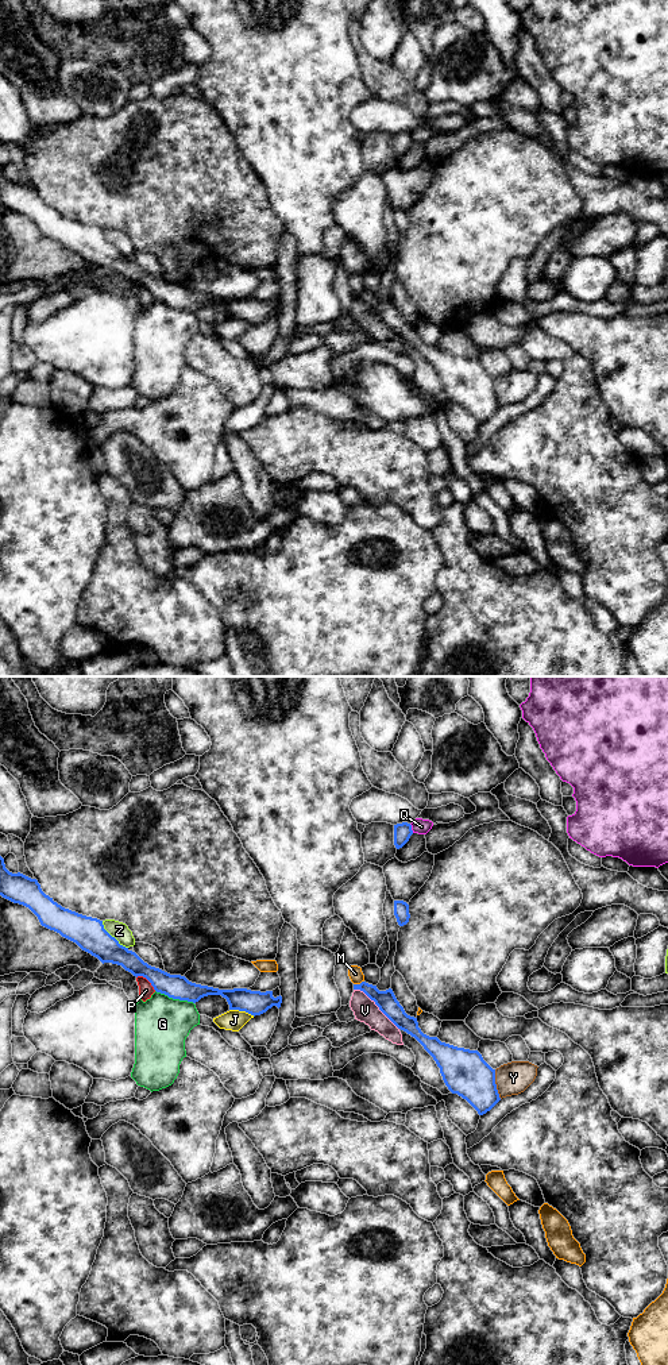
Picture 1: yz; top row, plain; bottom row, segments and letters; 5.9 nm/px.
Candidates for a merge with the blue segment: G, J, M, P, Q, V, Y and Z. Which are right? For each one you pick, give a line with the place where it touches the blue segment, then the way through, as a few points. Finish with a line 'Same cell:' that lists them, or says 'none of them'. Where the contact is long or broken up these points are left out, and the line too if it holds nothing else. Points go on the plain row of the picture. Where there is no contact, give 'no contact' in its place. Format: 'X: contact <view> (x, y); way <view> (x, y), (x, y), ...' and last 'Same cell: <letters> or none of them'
Same cell: none of them

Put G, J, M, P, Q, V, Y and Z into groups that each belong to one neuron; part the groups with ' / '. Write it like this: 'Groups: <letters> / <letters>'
Groups: G / J Q / M / P / V / Y / Z

